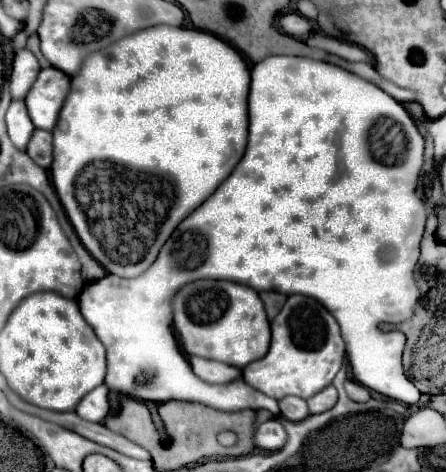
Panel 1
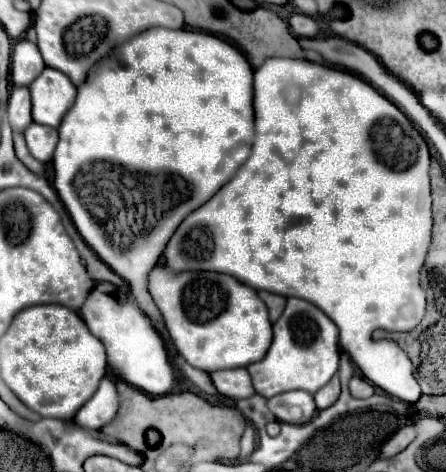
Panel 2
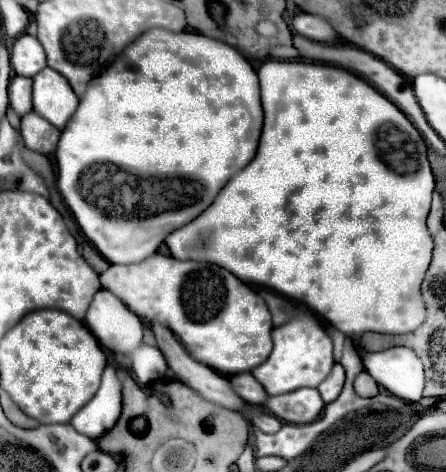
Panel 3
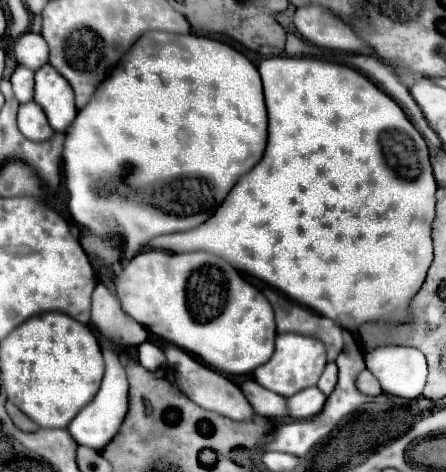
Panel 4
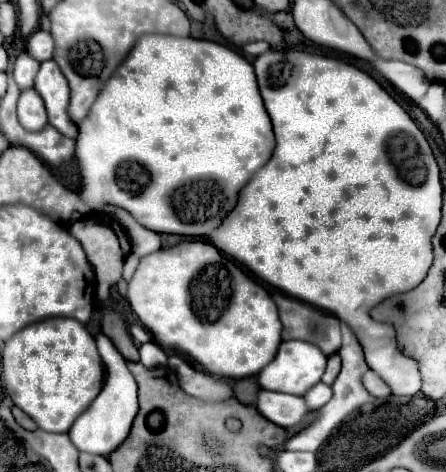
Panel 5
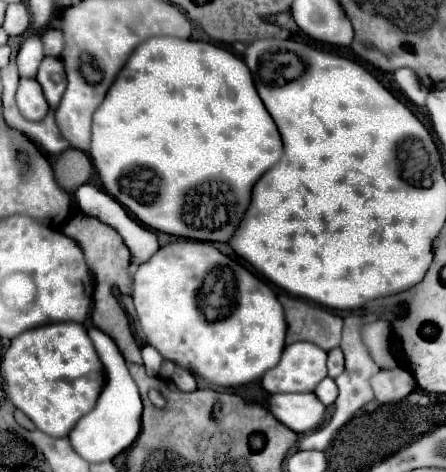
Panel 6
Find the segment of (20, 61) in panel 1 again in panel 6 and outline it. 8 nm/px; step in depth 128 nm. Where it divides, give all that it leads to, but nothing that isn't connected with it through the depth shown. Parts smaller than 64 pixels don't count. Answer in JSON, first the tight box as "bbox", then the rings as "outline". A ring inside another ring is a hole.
{"bbox":[42,30,66,56],"outline":[[[46,30],[42,34],[44,40],[44,54],[46,56],[60,56],[66,42],[64,42],[64,34],[60,30]]]}

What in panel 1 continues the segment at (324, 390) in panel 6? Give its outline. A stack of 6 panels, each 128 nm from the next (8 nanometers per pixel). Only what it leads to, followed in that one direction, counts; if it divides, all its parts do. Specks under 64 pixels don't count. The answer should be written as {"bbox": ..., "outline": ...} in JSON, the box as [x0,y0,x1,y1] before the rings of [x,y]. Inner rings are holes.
{"bbox":[278,396,310,422],"outline":[[[284,396],[278,402],[278,406],[280,406],[280,416],[286,418],[286,420],[290,420],[290,422],[300,422],[300,420],[304,420],[304,418],[310,416],[306,400],[302,400],[298,396]]]}

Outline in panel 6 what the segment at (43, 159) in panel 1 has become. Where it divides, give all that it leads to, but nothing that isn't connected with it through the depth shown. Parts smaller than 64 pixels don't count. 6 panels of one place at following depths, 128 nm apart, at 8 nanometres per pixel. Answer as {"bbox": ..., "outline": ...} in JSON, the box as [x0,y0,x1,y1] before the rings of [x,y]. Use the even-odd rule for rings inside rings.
{"bbox":[16,78,50,120],"outline":[[[20,78],[16,104],[22,116],[28,120],[42,120],[50,108],[48,102],[44,100],[44,94],[40,92],[40,84],[34,78]]]}

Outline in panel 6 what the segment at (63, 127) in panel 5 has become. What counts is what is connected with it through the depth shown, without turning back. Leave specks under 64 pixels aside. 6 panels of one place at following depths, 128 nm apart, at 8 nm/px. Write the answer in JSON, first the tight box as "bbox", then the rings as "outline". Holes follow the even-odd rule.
{"bbox":[36,56,66,110],"outline":[[[46,56],[38,68],[36,80],[42,86],[50,108],[56,110],[56,106],[60,104],[60,98],[64,94],[64,88],[66,88],[66,72],[64,72],[62,60],[54,58],[54,56]]]}

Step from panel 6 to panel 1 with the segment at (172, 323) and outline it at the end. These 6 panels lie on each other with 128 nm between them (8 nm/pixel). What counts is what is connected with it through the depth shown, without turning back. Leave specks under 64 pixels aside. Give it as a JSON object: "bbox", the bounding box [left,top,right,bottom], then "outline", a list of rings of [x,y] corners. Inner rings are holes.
{"bbox":[172,280,270,368],"outline":[[[196,280],[172,296],[174,330],[184,354],[244,368],[268,352],[270,322],[256,290],[230,280]]]}

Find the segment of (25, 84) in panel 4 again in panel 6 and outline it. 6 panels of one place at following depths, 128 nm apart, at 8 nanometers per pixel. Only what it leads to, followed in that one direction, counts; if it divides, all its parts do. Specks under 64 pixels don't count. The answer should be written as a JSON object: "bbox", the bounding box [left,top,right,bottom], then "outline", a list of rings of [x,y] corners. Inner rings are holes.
{"bbox":[18,34,44,76],"outline":[[[32,34],[28,36],[20,50],[18,50],[18,70],[20,70],[20,76],[36,76],[36,68],[40,66],[40,60],[44,58],[44,44],[40,40],[40,36]]]}

